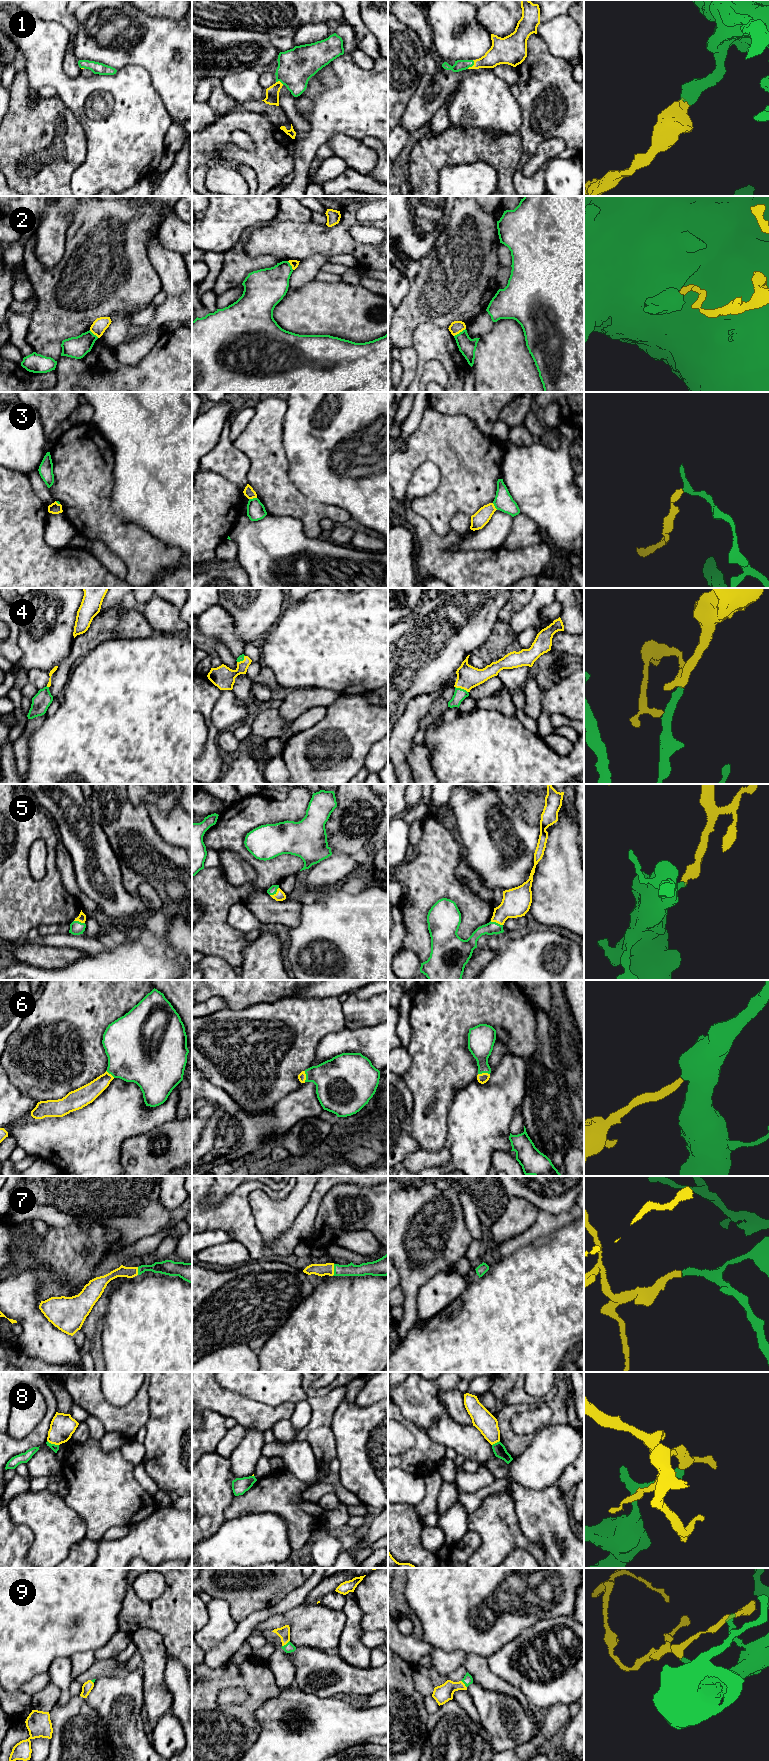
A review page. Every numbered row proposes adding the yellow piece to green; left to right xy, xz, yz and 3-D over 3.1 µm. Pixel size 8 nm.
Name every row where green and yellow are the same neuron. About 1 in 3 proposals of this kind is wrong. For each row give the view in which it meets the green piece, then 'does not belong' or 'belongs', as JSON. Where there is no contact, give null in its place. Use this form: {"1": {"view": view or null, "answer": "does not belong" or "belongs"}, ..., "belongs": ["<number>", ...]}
{"1": {"view": "yz", "answer": "belongs"}, "2": {"view": "yz", "answer": "does not belong"}, "3": {"view": "xz", "answer": "does not belong"}, "4": {"view": "yz", "answer": "belongs"}, "5": {"view": "yz", "answer": "belongs"}, "6": {"view": "yz", "answer": "belongs"}, "7": {"view": "xz", "answer": "belongs"}, "8": {"view": "xy", "answer": "does not belong"}, "9": {"view": "xz", "answer": "belongs"}, "belongs": ["1", "4", "5", "6", "7", "9"]}

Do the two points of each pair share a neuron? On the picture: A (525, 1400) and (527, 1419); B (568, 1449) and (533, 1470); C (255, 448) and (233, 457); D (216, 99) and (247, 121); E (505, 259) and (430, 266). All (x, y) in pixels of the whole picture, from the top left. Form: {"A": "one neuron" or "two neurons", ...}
{"A": "two neurons", "B": "one neuron", "C": "two neurons", "D": "two neurons", "E": "two neurons"}

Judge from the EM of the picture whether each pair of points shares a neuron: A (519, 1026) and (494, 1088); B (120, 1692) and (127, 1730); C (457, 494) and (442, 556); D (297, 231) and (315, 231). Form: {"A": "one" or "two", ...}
{"A": "two", "B": "one", "C": "two", "D": "one"}

